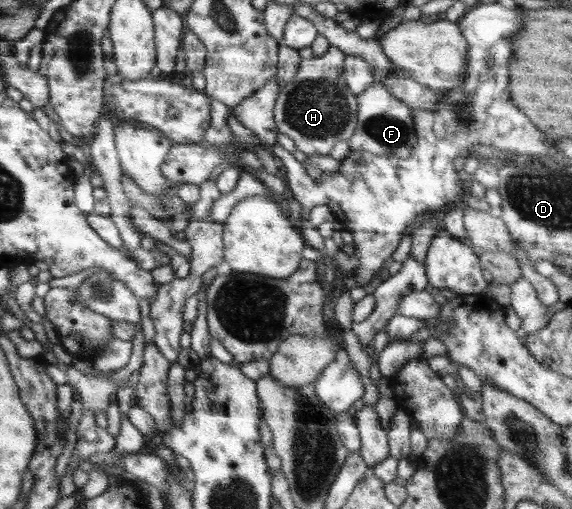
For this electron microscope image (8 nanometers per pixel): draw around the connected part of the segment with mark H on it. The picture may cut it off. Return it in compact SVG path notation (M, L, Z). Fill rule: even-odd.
M330 46L322 56L302 59L298 72L283 86L274 107L274 120L279 133L287 134L305 156L327 156L337 142L354 133L358 121L358 103L346 86L344 61L346 55Z

